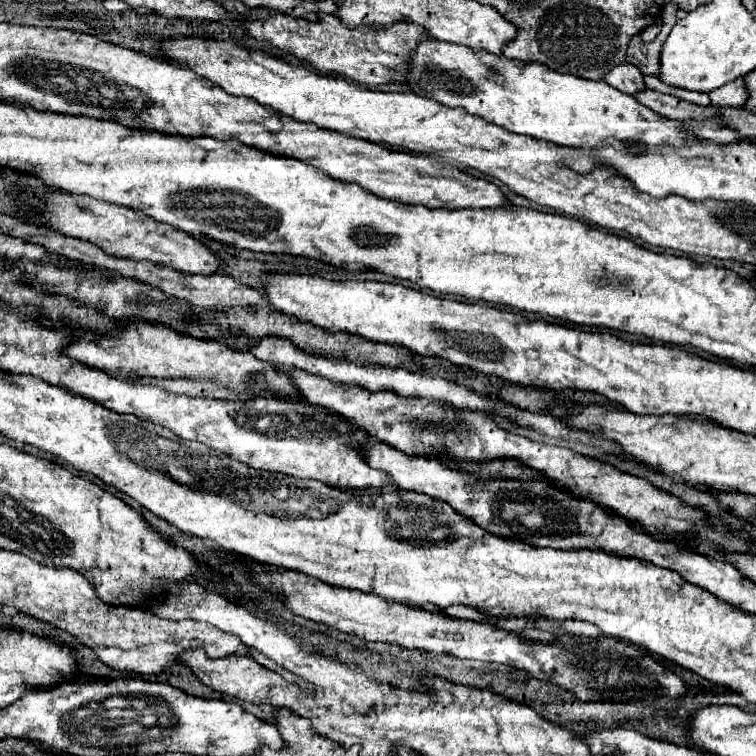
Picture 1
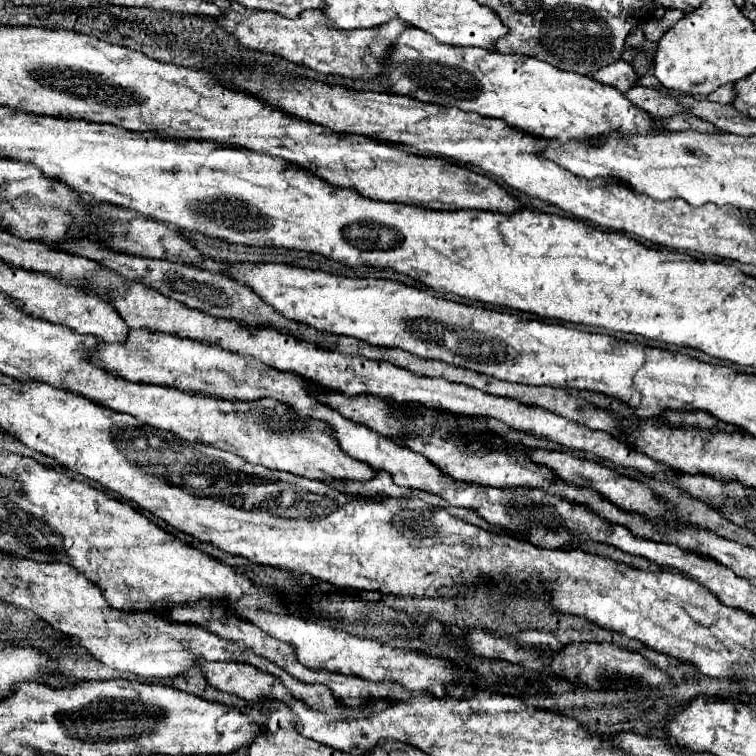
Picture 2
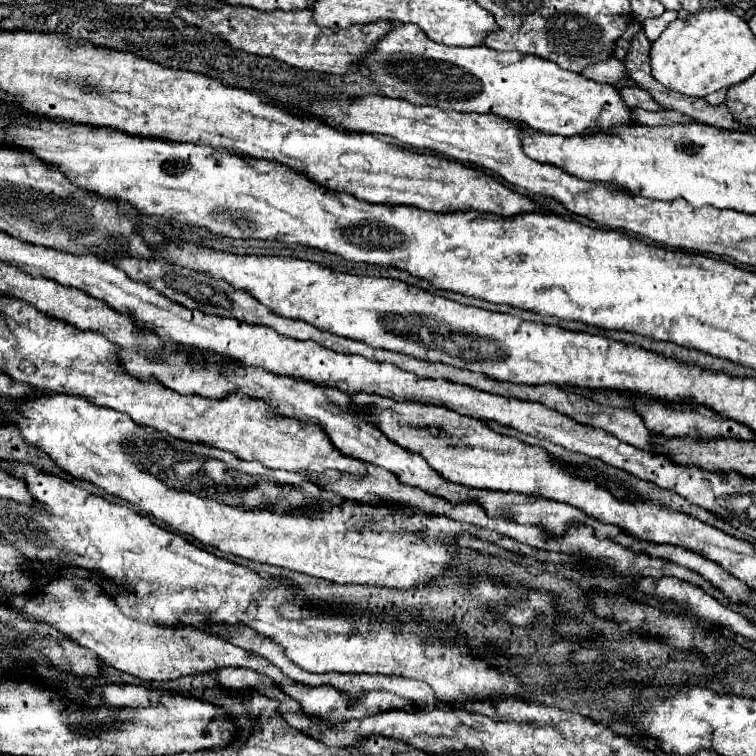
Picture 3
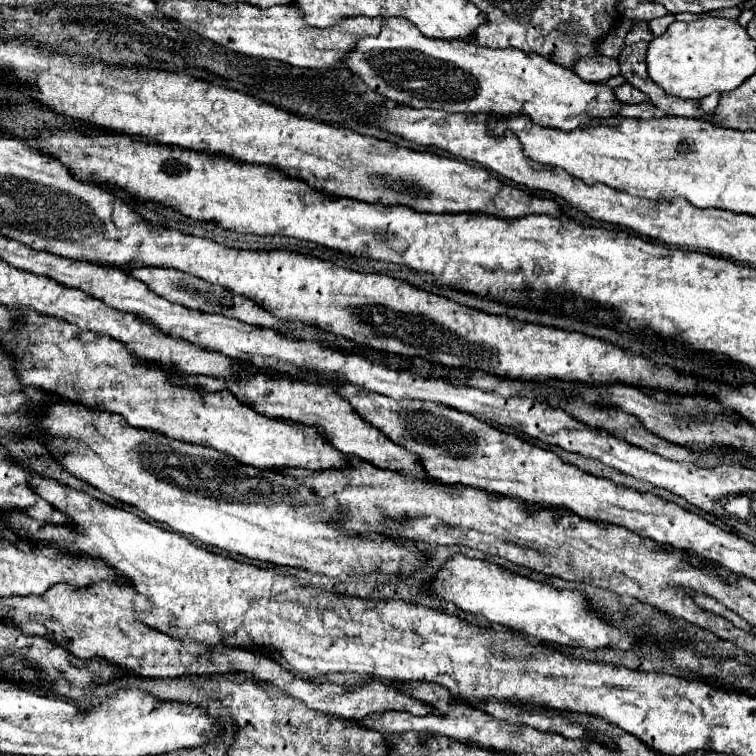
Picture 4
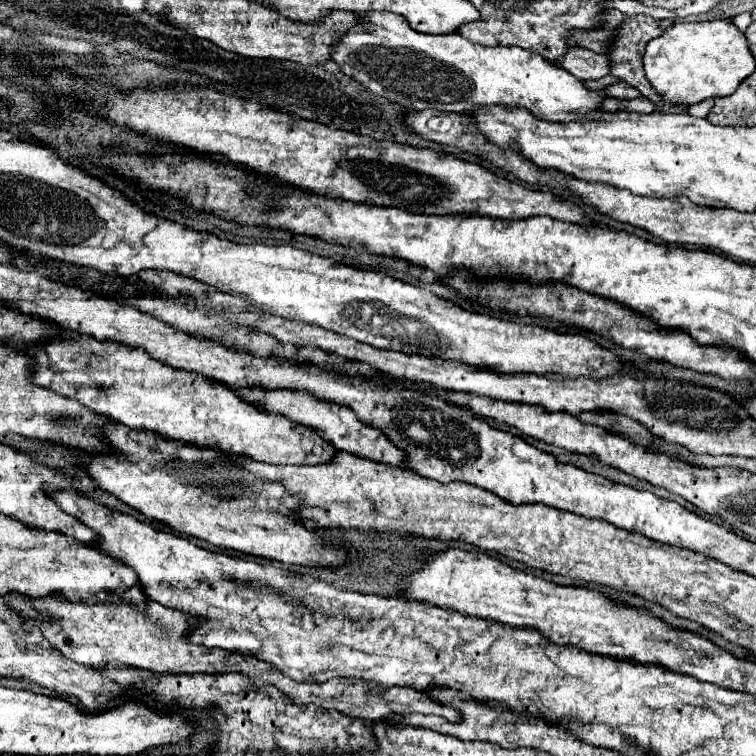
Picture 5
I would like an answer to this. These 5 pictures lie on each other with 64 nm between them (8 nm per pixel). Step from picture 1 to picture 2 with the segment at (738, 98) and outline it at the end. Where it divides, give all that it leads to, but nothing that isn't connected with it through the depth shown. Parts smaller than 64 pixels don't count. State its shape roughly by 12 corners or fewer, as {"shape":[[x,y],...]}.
{"shape":[[732,84],[718,88],[708,96],[710,102],[730,104],[734,98]]}

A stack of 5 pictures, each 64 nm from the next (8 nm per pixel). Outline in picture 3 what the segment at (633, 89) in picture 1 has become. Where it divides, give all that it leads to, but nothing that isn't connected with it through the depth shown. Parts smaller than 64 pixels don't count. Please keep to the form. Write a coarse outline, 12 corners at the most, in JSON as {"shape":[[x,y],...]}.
{"shape":[[620,60],[586,66],[584,78],[594,82],[616,84],[626,78],[626,68]]}

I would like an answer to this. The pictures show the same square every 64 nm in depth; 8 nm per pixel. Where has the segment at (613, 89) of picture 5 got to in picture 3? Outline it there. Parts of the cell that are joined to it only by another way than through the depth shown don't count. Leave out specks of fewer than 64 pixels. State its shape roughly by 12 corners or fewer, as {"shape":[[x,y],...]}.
{"shape":[[638,86],[620,88],[624,104],[630,108],[662,110],[646,90]]}

